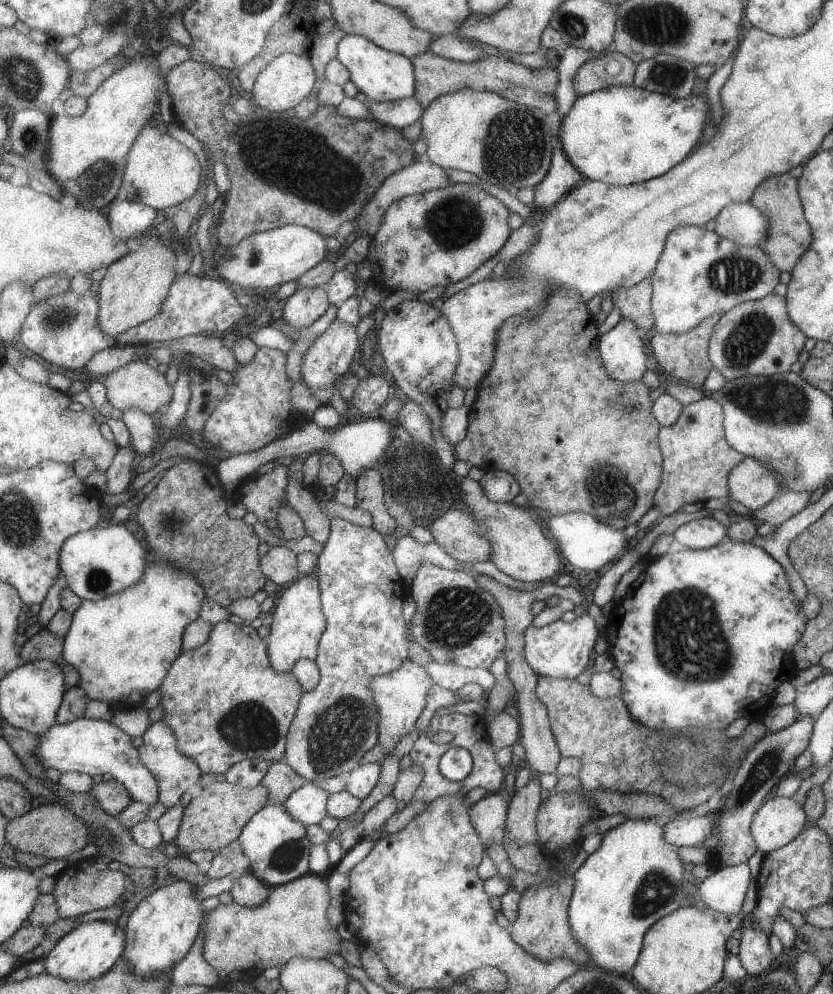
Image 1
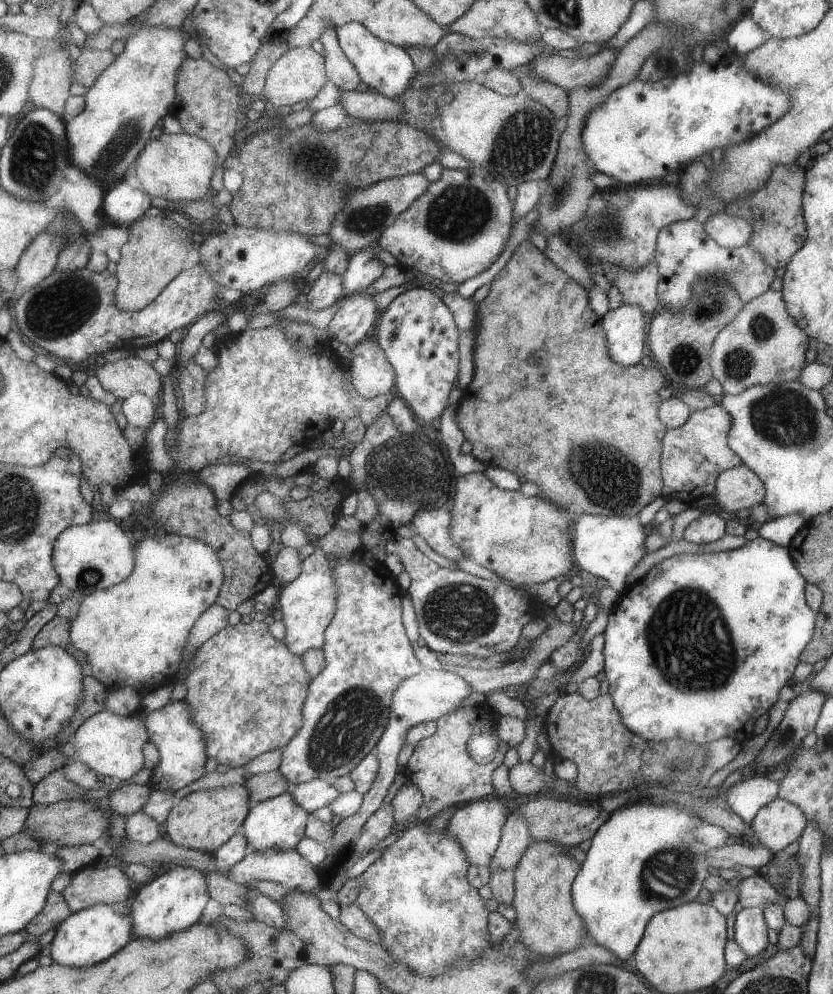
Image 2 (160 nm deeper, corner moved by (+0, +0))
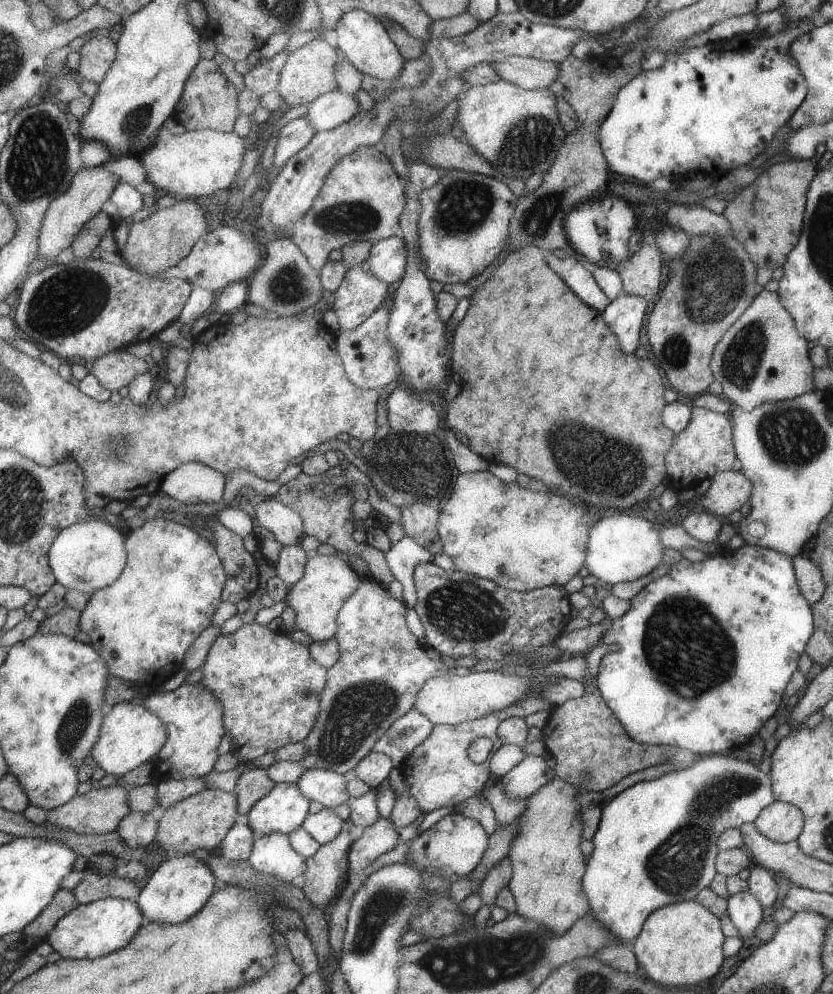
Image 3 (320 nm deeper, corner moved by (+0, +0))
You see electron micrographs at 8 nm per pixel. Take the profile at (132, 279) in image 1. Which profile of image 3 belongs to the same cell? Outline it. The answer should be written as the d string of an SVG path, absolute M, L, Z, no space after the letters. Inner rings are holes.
M195 199L177 201L175 206L169 208L154 207L147 218L130 225L129 236L120 255L125 264L130 261L134 263L132 269L148 277L161 277L164 270L176 266L192 253L193 247L205 235L207 228L207 216Z

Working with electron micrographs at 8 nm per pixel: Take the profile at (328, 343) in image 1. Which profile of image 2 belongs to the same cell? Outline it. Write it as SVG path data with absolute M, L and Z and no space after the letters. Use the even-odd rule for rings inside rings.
M366 293L345 296L337 308L337 316L328 327L330 341L353 346L371 335L373 326L377 323L377 302Z

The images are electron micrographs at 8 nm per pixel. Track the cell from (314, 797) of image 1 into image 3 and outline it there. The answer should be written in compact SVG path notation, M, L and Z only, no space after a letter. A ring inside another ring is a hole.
M311 767L298 778L298 785L311 800L331 809L348 802L351 797L348 789L349 779L347 774Z

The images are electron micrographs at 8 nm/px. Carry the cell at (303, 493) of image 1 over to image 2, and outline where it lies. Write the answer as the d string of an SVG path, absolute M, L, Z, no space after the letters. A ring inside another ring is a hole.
M317 546L316 552L304 559L301 577L281 587L278 607L283 612L282 622L286 627L286 635L281 642L295 656L303 657L309 650L323 649L325 646L325 634L335 619L339 596L335 565L332 557Z

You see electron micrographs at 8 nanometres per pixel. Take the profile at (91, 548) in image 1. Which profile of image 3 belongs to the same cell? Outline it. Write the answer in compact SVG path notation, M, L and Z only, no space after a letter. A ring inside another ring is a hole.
M90 517L87 521L69 526L57 538L50 551L50 564L58 583L68 590L93 595L113 584L123 574L128 563L127 535L103 518Z

